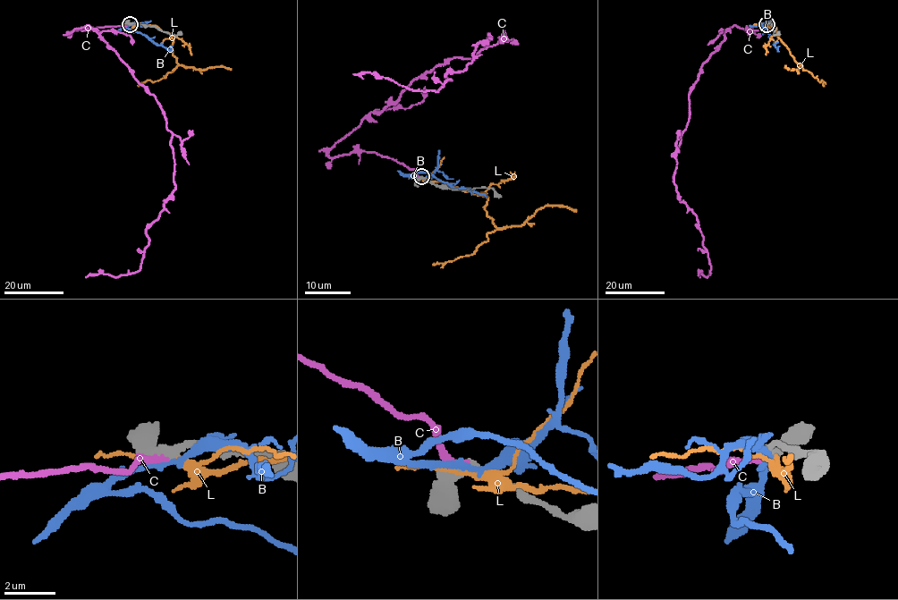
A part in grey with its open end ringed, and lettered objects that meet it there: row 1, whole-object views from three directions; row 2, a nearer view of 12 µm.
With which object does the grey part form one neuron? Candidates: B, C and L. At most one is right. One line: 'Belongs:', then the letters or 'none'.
Belongs: C

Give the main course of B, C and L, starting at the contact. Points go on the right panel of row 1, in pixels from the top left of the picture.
B: (766, 24), (764, 32), (774, 39), (777, 50), (779, 46)
C: (766, 23), (749, 28), (752, 32), (728, 29), (689, 92), (673, 181), (707, 252), (709, 274), (699, 277)
L: (767, 24), (775, 26), (776, 35), (794, 60), (819, 81), (822, 80), (824, 85)

